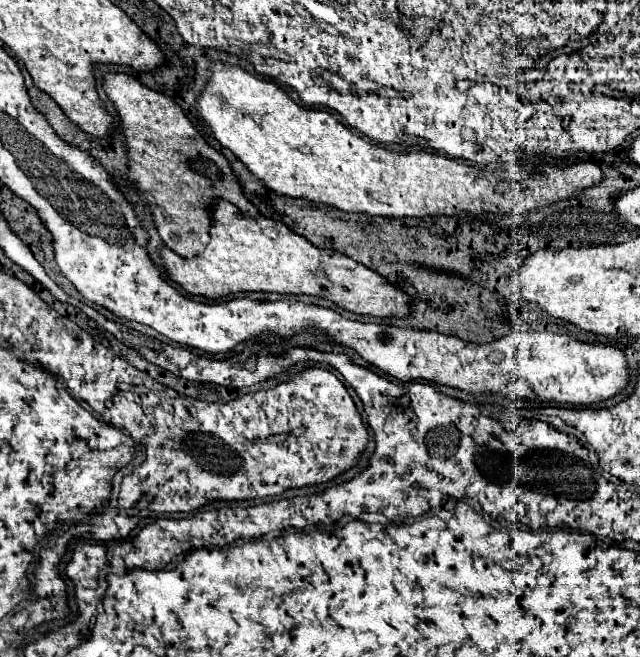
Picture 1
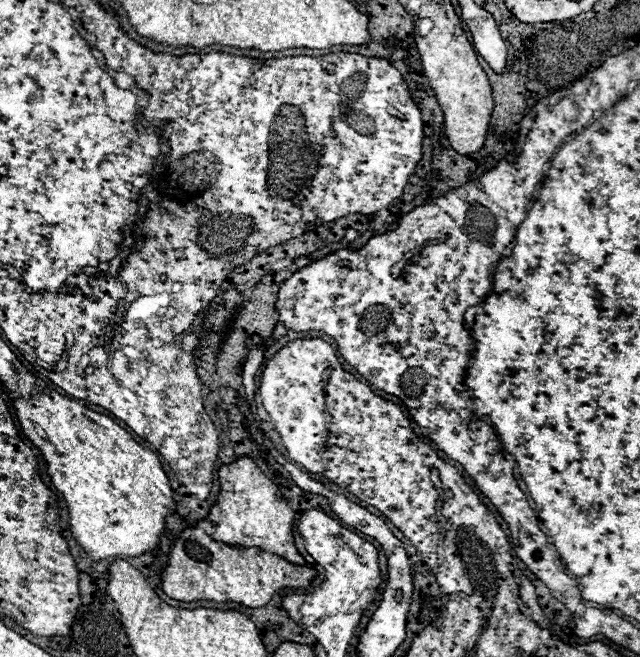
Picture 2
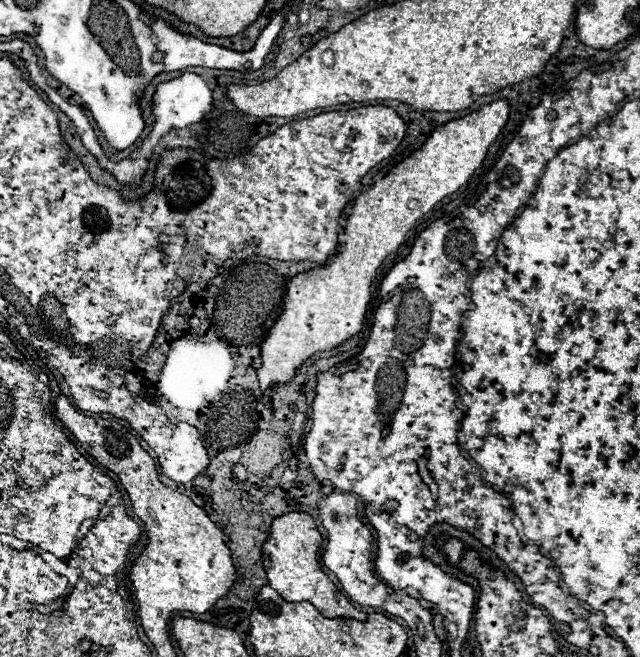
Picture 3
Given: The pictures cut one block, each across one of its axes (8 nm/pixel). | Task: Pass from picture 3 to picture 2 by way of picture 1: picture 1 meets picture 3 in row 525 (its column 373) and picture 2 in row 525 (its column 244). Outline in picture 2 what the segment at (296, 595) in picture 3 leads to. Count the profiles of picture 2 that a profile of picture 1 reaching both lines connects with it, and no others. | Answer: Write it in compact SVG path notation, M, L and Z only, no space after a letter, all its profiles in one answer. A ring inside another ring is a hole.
M242 456L240 460L222 466L218 470L218 478L220 478L220 494L216 504L210 508L206 516L206 520L210 520L214 526L214 540L240 548L256 546L264 552L278 554L292 564L304 566L306 560L296 550L292 534L292 522L296 512L288 506L278 486L254 464L254 460Z

